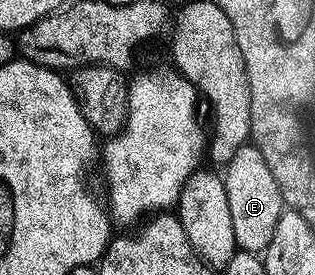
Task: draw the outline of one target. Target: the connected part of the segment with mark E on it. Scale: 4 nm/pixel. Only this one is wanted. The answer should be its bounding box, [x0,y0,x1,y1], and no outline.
[222,145,284,252]

